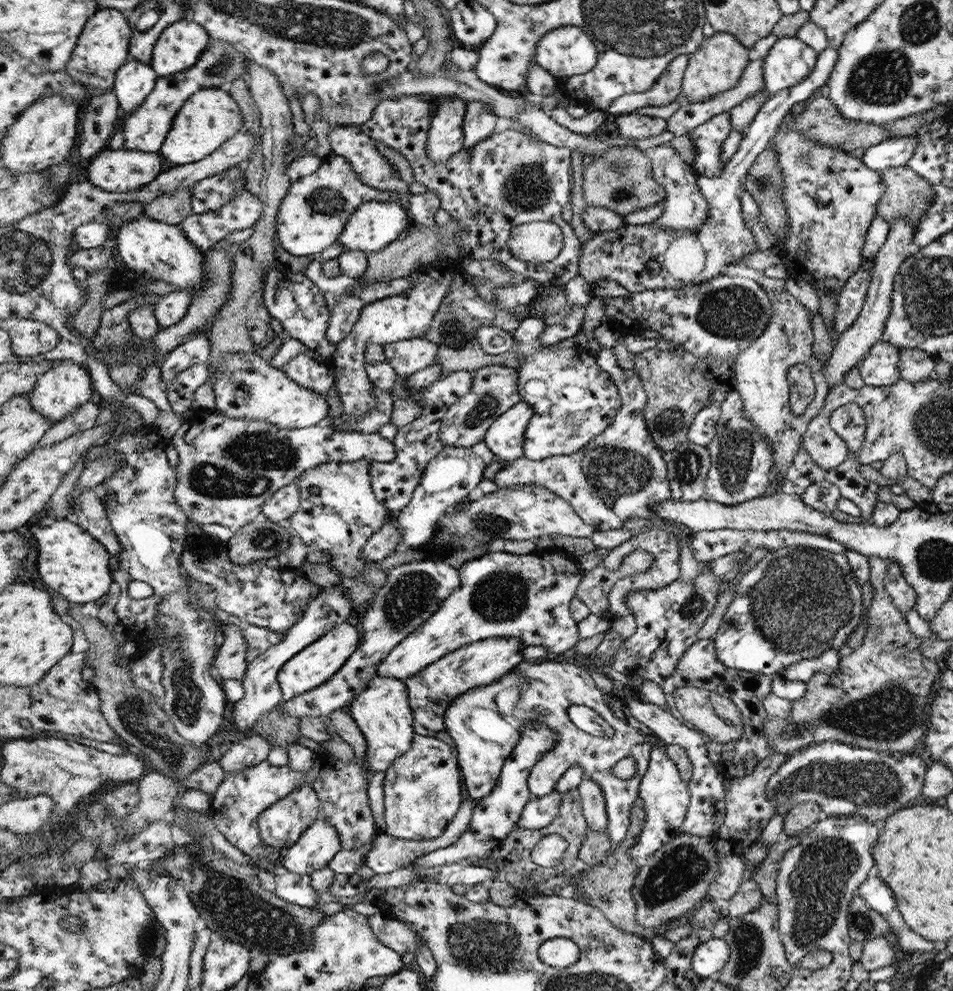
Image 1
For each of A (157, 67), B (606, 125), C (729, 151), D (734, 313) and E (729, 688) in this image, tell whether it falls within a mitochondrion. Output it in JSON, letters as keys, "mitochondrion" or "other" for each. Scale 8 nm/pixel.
{"A":"other","B":"other","C":"other","D":"mitochondrion","E":"other"}

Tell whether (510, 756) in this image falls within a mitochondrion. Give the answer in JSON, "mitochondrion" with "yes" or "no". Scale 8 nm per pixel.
{"mitochondrion":"no"}

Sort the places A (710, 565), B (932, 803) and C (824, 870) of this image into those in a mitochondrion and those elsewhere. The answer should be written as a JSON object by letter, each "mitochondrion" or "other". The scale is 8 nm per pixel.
{"A":"other","B":"other","C":"mitochondrion"}

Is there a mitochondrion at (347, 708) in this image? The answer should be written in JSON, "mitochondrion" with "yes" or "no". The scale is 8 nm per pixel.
{"mitochondrion":"no"}

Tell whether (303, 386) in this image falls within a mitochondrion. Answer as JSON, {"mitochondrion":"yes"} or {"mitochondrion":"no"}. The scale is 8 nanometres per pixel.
{"mitochondrion":"no"}

